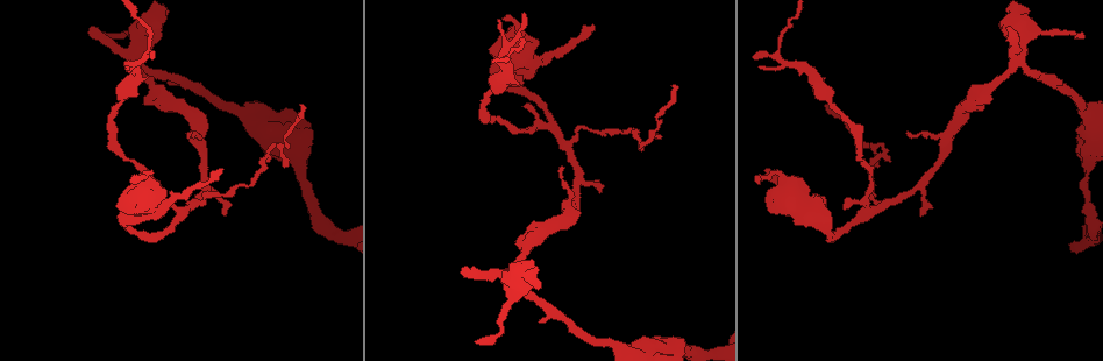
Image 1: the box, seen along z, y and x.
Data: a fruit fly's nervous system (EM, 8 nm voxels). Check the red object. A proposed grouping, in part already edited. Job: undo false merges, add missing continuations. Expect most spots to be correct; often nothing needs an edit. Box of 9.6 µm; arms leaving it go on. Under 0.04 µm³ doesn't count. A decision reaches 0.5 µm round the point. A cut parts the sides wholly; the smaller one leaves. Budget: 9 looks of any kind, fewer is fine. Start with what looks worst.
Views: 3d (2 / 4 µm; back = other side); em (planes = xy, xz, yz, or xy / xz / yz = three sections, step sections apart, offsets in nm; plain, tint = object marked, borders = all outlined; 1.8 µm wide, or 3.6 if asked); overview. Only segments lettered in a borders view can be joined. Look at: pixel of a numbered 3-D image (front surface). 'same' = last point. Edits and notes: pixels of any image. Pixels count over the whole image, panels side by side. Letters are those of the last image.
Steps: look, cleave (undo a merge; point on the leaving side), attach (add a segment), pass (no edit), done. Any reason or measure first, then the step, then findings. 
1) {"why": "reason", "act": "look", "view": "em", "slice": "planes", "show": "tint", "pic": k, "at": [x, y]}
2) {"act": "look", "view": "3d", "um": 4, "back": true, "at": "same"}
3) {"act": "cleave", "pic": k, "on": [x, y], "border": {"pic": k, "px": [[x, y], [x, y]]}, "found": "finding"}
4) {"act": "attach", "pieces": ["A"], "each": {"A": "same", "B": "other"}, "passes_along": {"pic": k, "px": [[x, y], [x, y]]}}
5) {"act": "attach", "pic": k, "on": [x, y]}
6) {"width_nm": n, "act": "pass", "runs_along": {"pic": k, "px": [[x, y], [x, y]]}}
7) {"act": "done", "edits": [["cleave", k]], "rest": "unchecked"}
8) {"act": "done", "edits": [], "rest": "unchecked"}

{"why": "three arms meet", "act": "look", "view": "3d", "um": 4, "pic": 1, "at": [133, 58]}

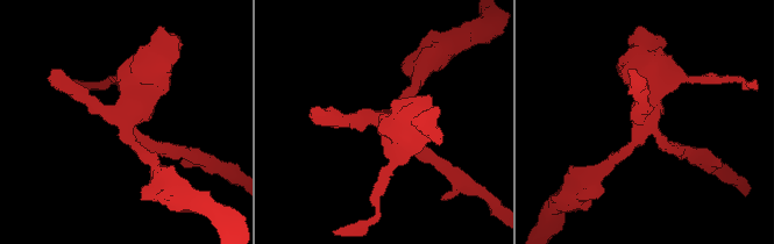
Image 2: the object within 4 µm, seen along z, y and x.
{"act": "look", "view": "em", "um": 3.6, "slice": "planes", "show": "borders", "pic": 2, "at": [647, 128]}

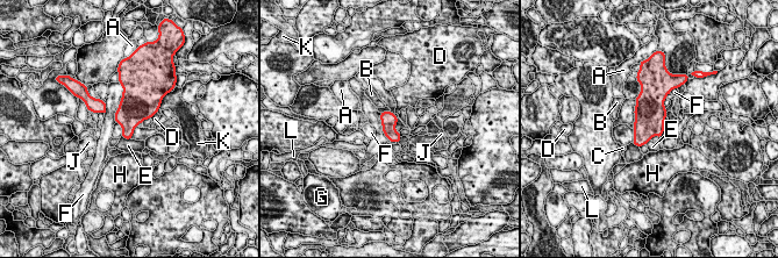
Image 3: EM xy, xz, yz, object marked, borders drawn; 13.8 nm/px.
{"longest_contact_nm": ["F", 500], "act": "pass", "each": {"A": "other", "B": "other", "C": "other", "D": "other", "E": "other", "F": "other", "G": "other", "H": "other", "J": "other", "K": "other", "L": "other"}, "found": "one neuron here"}

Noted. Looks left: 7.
{"why": "free end", "act": "look", "view": "3d", "um": 4, "pic": 1, "at": [219, 171]}

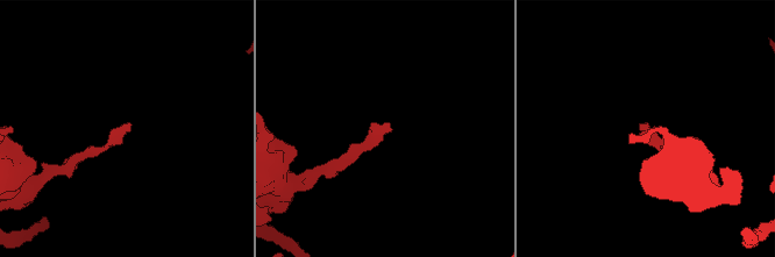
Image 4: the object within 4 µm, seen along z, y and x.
{"act": "look", "view": "em", "um": 3.6, "slice": "xy", "step": 4, "show": "borders", "pic": 4, "at": [388, 131]}

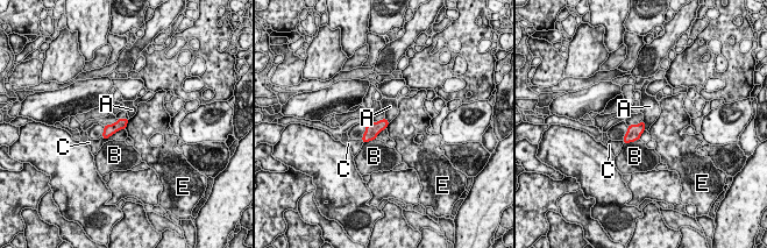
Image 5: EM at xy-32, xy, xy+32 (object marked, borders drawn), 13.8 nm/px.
{"act": "look", "view": "em", "um": 3.6, "slice": "planes", "show": "borders", "at": "same"}

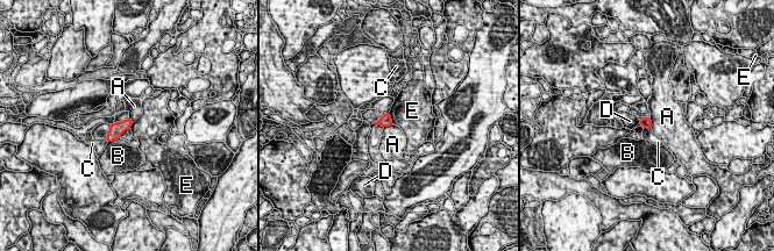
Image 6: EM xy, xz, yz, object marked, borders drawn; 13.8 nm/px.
{"act": "pass", "each": {"A": "other", "B": "other", "C": "other", "D": "other", "E": "other"}, "border": {"pic": 6, "px": [[650, 119], [652, 128]]}, "found": "none of them fits"}

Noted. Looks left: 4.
{"why": "calibre changes", "act": "look", "view": "em", "slice": "planes", "show": "borders", "pic": 1, "at": [130, 85]}

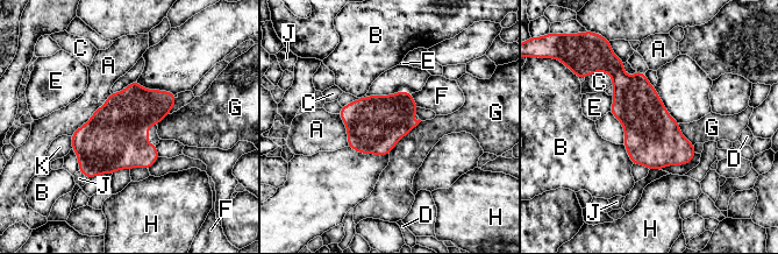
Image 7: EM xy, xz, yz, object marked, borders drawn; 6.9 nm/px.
{"act": "pass", "each": {"A": "other", "B": "other", "C": "other", "D": "other", "E": "other", "F": "other", "G": "other", "H": "other", "J": "other", "K": "other"}, "border": {"pic": 7, "px": [[421, 121], [388, 153]]}, "found": "one neuron here"}

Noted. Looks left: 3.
{"why": "tapers out", "act": "look", "view": "em", "slice": "planes", "show": "borders", "pic": 1, "at": [920, 216]}

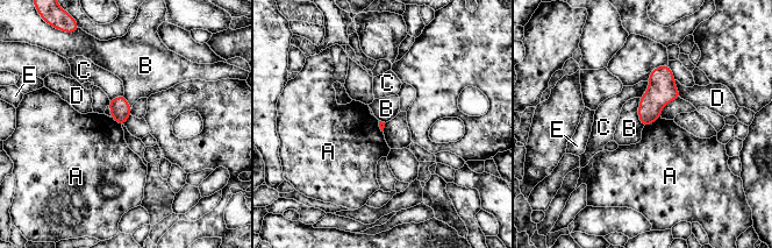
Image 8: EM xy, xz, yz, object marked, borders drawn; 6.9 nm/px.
{"act": "pass", "each": {"A": "other", "B": "other", "C": "other", "D": "other", "E": "other"}, "border": {"pic": 8, "px": [[638, 98], [638, 120], [643, 127]]}, "found": "none of them fits"}

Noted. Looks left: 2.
{"act": "done", "edits": [], "rest": "unchecked"}

